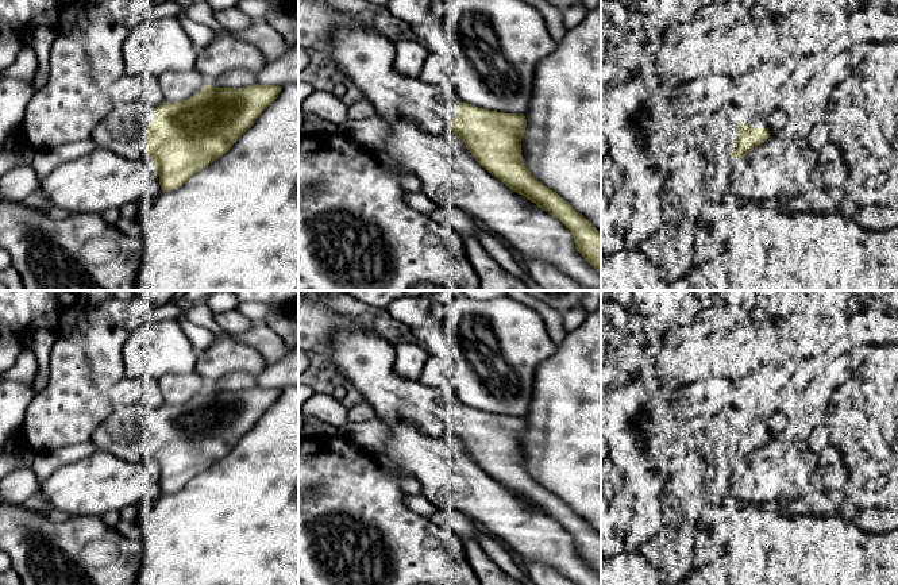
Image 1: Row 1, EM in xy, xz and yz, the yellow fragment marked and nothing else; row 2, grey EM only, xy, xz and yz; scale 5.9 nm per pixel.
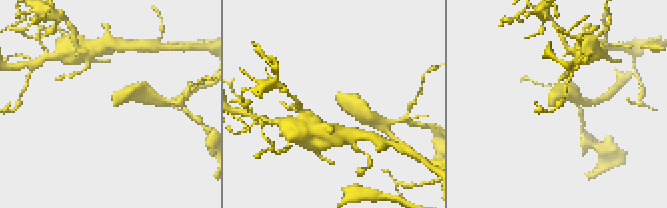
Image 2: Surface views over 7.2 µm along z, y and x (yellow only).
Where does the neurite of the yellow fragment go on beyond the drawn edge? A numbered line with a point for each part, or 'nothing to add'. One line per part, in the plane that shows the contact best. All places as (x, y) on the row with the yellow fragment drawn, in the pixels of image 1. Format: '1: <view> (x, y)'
1: xy (119, 131)

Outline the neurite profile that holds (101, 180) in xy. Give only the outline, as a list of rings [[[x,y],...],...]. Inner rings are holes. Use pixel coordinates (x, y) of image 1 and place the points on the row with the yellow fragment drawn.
[[[109,150],[92,153],[55,168],[38,186],[54,207],[70,215],[101,213],[162,192],[158,168]]]

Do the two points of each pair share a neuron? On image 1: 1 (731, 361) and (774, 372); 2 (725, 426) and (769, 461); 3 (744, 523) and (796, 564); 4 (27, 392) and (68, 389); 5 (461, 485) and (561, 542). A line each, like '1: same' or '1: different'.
1: different
2: different
3: same
4: different
5: same

